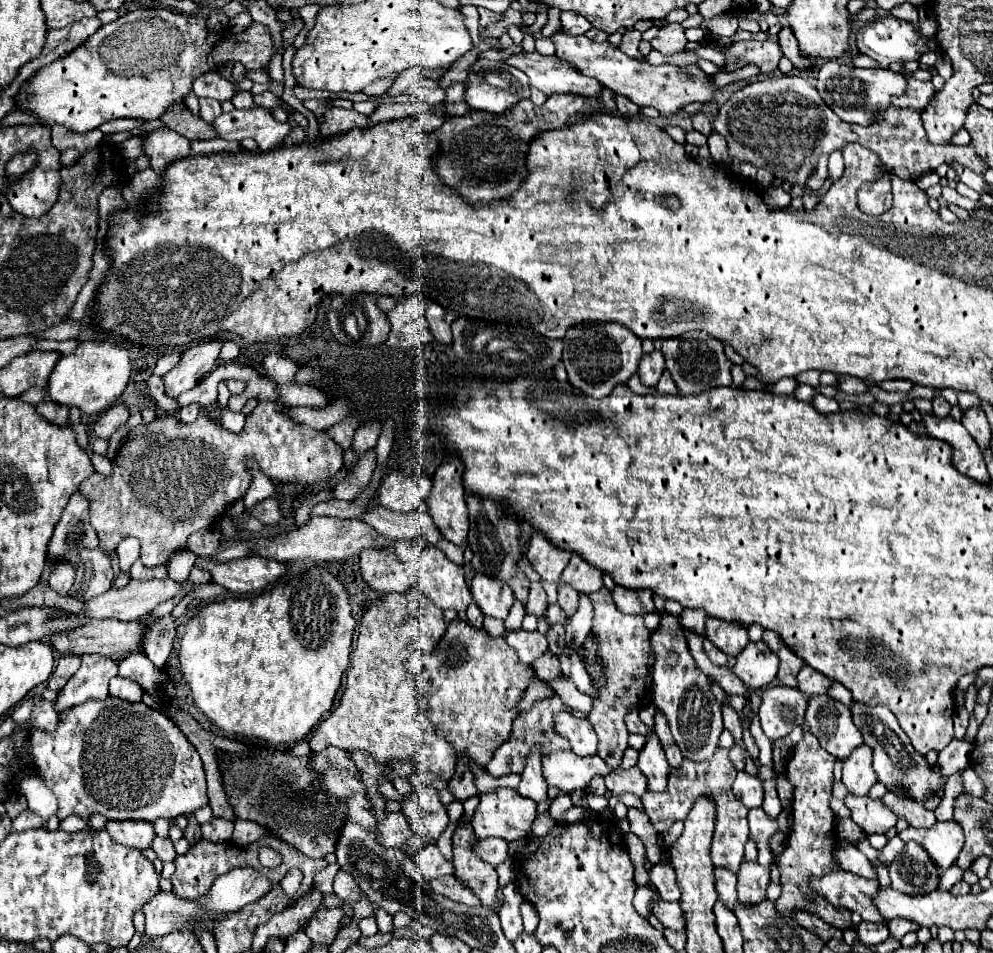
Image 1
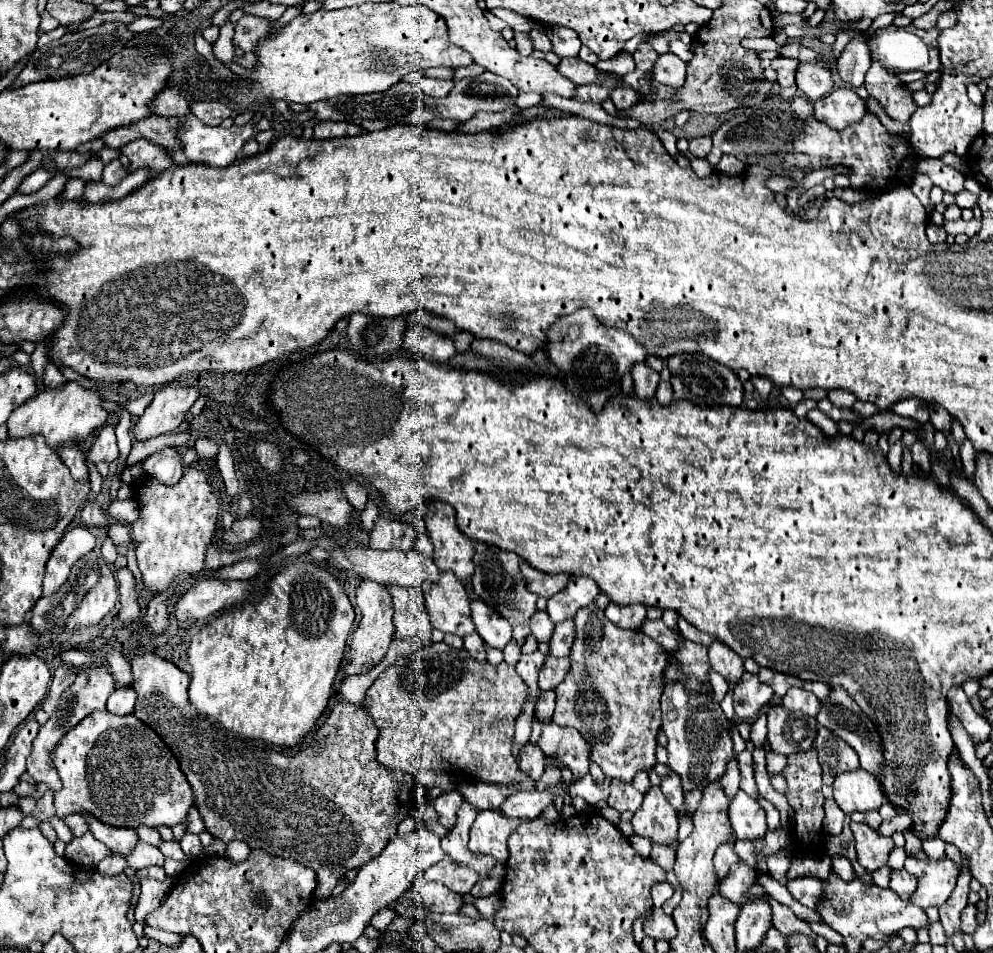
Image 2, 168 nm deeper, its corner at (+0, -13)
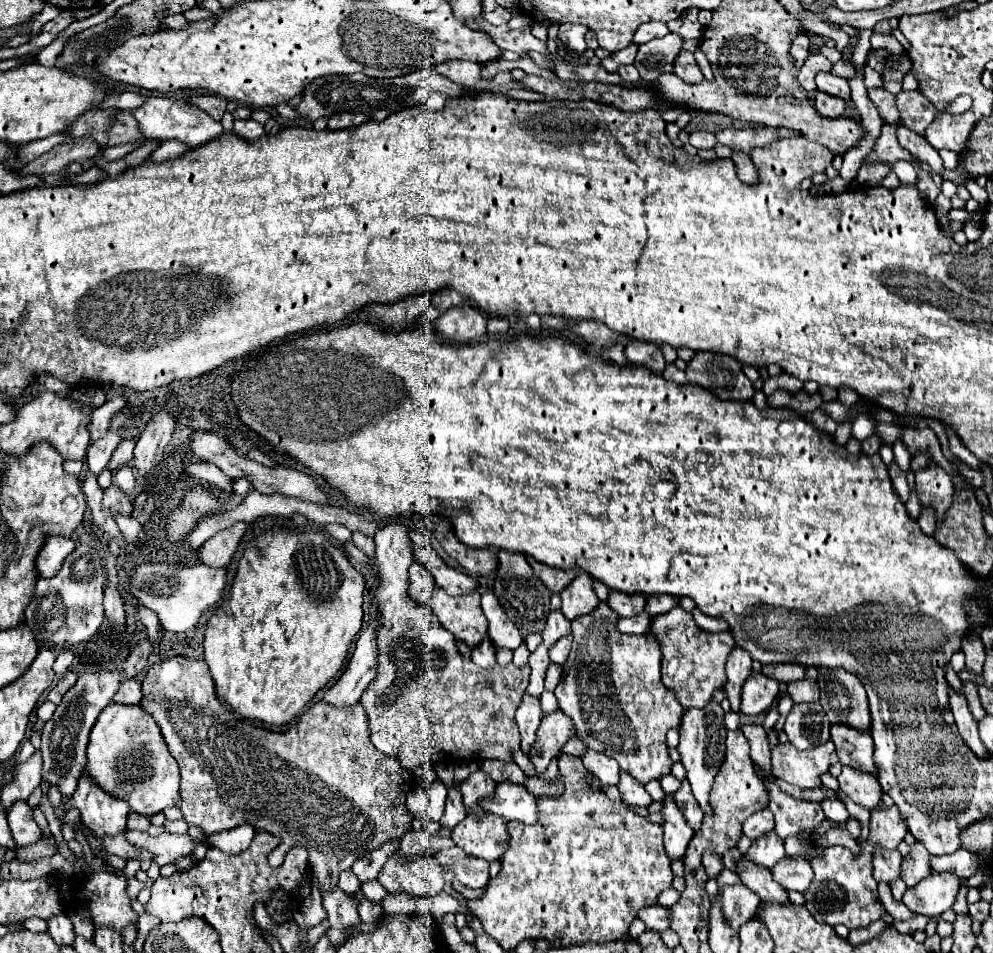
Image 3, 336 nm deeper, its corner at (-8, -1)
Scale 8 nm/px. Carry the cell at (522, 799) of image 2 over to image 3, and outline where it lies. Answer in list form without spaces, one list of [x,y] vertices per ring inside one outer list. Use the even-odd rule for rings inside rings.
[[[500,783],[490,799],[482,801],[488,813],[502,815],[508,821],[520,823],[534,823],[538,819],[538,797],[532,795],[524,785],[514,783]]]

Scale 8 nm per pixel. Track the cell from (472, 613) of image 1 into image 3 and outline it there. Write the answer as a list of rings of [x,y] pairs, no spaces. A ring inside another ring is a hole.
[[[484,637],[484,641],[480,645],[476,645],[476,649],[472,649],[472,661],[484,669],[494,667],[496,665],[496,655],[494,655],[494,645],[492,641],[488,641]]]

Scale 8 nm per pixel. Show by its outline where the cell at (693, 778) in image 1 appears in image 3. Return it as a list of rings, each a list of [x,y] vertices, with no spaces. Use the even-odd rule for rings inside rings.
[[[709,851],[703,854],[702,864],[706,871],[708,871],[710,877],[718,877],[718,875],[720,875],[720,869],[724,869],[722,857],[716,853],[710,853]]]

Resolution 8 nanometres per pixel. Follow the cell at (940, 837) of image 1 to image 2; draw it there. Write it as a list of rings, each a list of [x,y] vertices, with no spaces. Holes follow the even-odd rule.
[[[908,857],[904,867],[918,881],[916,893],[912,893],[908,901],[920,909],[944,905],[956,887],[958,871],[948,857],[942,861],[920,861],[916,857]]]

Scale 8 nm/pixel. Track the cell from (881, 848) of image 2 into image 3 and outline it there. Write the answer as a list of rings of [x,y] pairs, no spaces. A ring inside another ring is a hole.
[[[876,845],[872,863],[874,863],[874,879],[892,883],[900,875],[900,861],[902,855],[898,849],[886,849],[882,845]]]

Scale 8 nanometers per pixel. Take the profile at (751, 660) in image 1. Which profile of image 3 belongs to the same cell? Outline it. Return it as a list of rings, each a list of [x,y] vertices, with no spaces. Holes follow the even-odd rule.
[[[752,673],[742,687],[740,713],[750,717],[760,715],[774,703],[776,697],[778,697],[778,683],[774,679],[764,677],[762,673]]]

